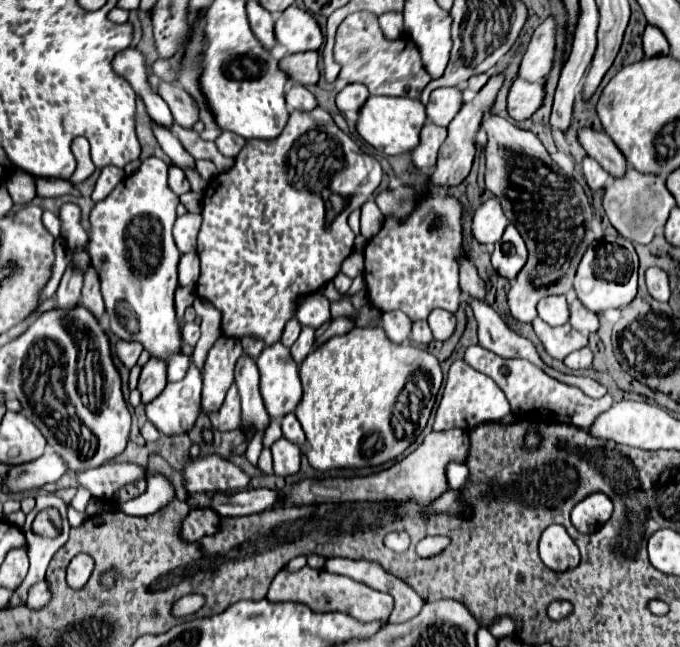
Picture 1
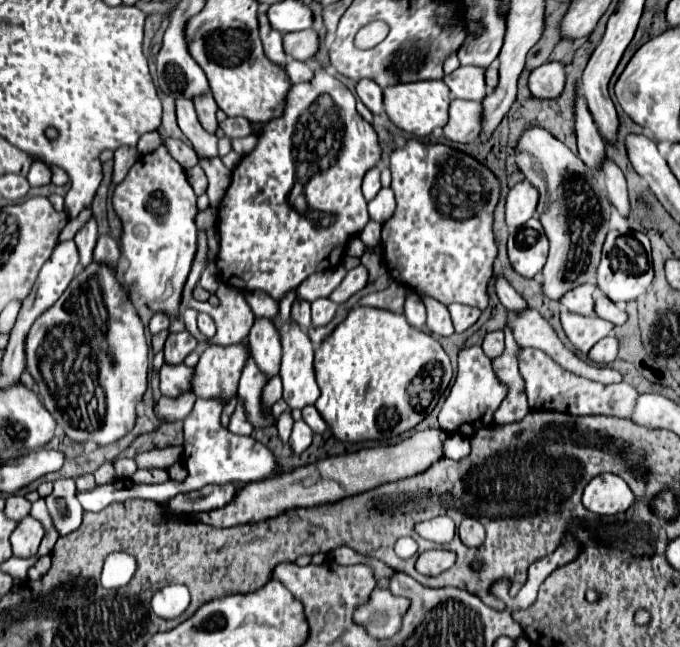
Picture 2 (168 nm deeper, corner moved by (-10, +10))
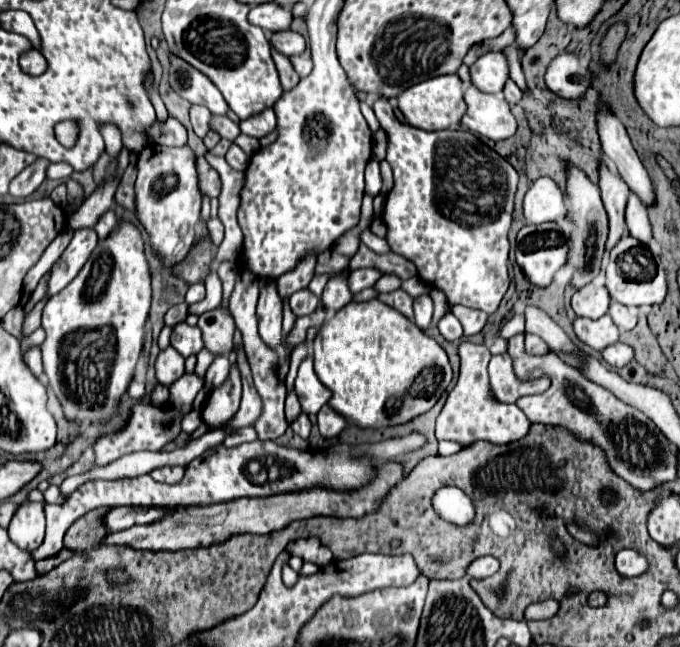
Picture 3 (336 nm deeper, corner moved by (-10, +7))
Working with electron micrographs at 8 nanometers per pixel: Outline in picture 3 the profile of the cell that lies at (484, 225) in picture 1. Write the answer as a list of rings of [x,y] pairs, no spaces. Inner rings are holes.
[[[548,177],[534,181],[524,195],[524,219],[526,223],[540,225],[546,221],[566,217],[566,203],[562,199],[562,189]]]

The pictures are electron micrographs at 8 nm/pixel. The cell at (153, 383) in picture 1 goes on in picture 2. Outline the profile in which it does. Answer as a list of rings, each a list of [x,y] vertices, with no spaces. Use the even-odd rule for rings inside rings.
[[[172,332],[164,344],[164,360],[168,364],[180,364],[194,348],[196,348],[196,338],[188,332]]]

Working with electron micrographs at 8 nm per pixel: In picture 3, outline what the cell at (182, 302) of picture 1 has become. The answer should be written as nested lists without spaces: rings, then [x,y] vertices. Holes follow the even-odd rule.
[[[171,345],[161,351],[155,362],[158,383],[170,387],[185,373],[185,359]]]

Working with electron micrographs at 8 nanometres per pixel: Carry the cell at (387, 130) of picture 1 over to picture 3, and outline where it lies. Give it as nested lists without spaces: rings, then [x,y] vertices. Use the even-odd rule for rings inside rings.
[[[458,75],[432,77],[428,81],[412,85],[410,89],[402,91],[396,97],[396,105],[402,111],[408,125],[424,129],[424,131],[442,131],[442,129],[458,127],[460,117],[466,111],[466,105],[462,101],[462,83],[460,83]]]

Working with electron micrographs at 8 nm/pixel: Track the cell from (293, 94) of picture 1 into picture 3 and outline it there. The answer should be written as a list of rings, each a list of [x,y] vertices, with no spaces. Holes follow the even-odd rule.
[[[306,55],[292,57],[290,61],[292,61],[292,65],[294,65],[294,69],[296,69],[296,73],[298,73],[300,77],[306,77],[306,75],[310,75],[310,71],[312,71],[312,61],[310,61]]]

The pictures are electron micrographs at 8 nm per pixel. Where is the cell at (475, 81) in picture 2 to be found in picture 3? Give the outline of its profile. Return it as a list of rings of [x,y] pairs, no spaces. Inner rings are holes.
[[[500,51],[482,55],[470,67],[470,79],[472,79],[472,85],[482,93],[500,93],[508,79],[506,57]]]

